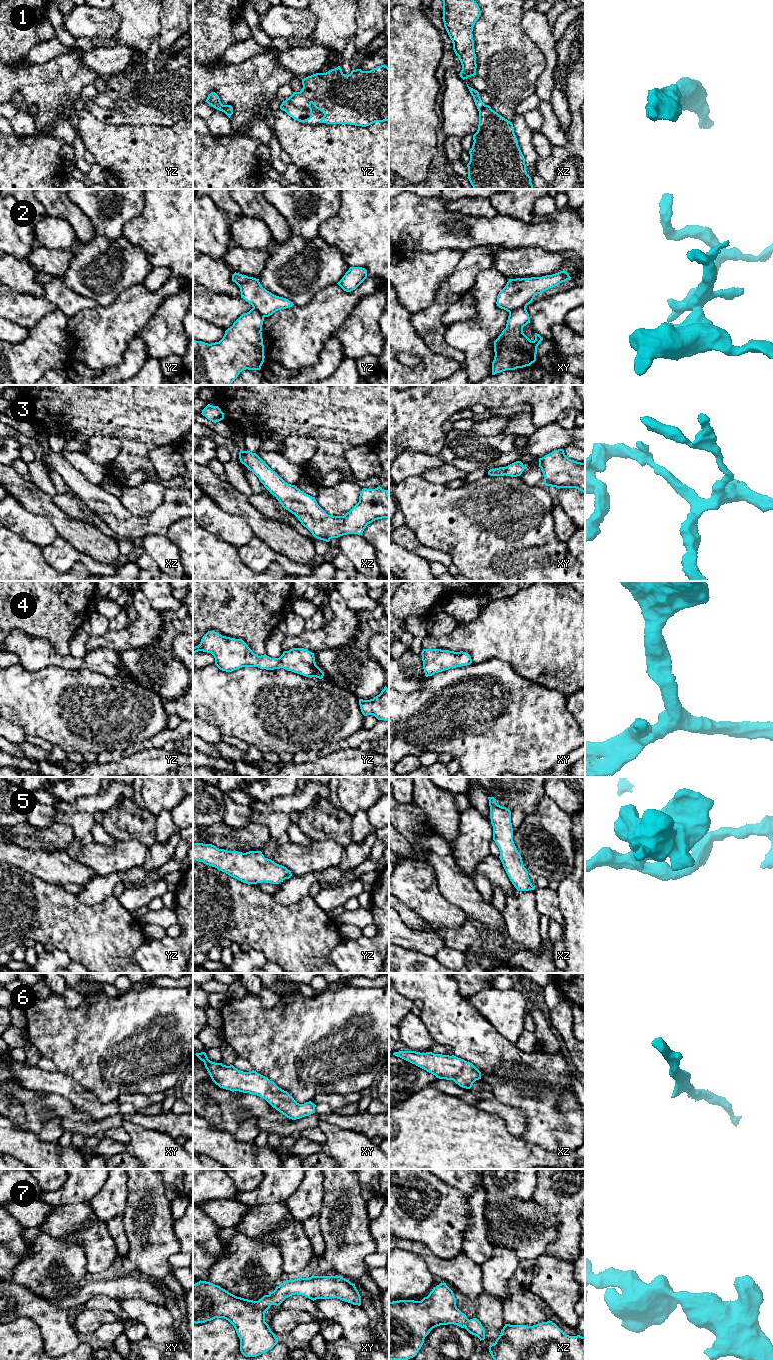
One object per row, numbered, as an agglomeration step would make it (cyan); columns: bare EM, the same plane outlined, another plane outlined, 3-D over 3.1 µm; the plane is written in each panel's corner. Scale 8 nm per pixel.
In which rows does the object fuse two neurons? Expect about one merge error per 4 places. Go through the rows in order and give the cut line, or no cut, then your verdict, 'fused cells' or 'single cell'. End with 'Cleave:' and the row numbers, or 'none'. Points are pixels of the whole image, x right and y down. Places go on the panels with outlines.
1: cut none; single cell
2: cut xy (525, 307), (513, 309), (509, 313); fused cells
3: cut none; single cell
4: cut none; single cell
5: cut none; single cell
6: cut none; single cell
7: cut none; single cell
Cleave: 2

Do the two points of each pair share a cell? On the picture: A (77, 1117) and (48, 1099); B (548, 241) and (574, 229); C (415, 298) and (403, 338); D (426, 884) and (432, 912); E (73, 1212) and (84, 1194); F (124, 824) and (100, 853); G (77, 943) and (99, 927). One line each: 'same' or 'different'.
A: same
B: same
C: different
D: same
E: different
F: different
G: same

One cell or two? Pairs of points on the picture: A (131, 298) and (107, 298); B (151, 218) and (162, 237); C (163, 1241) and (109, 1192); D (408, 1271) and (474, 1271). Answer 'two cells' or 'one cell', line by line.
A: two cells
B: one cell
C: two cells
D: two cells

